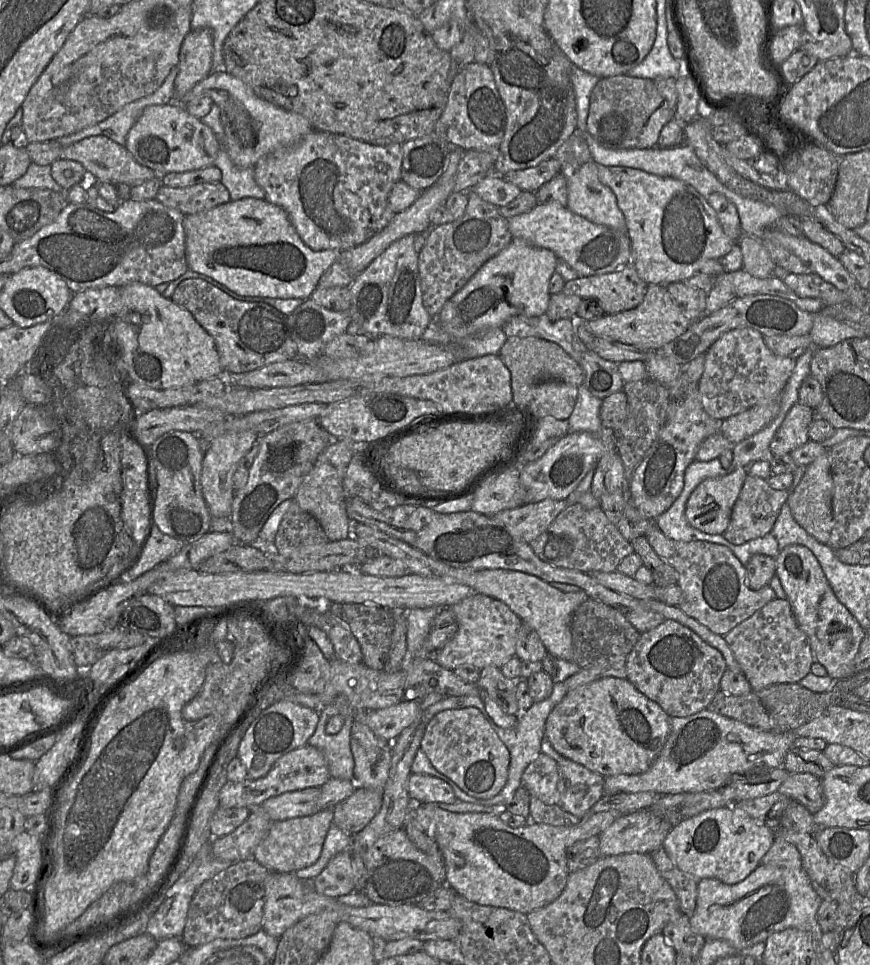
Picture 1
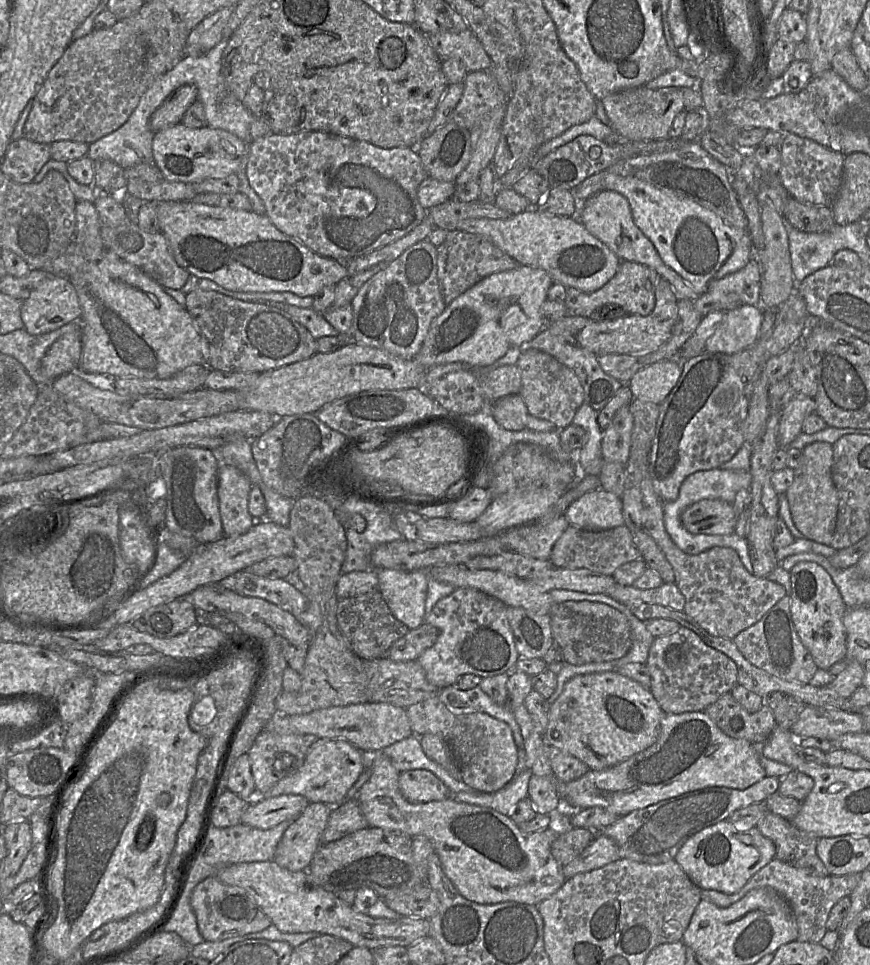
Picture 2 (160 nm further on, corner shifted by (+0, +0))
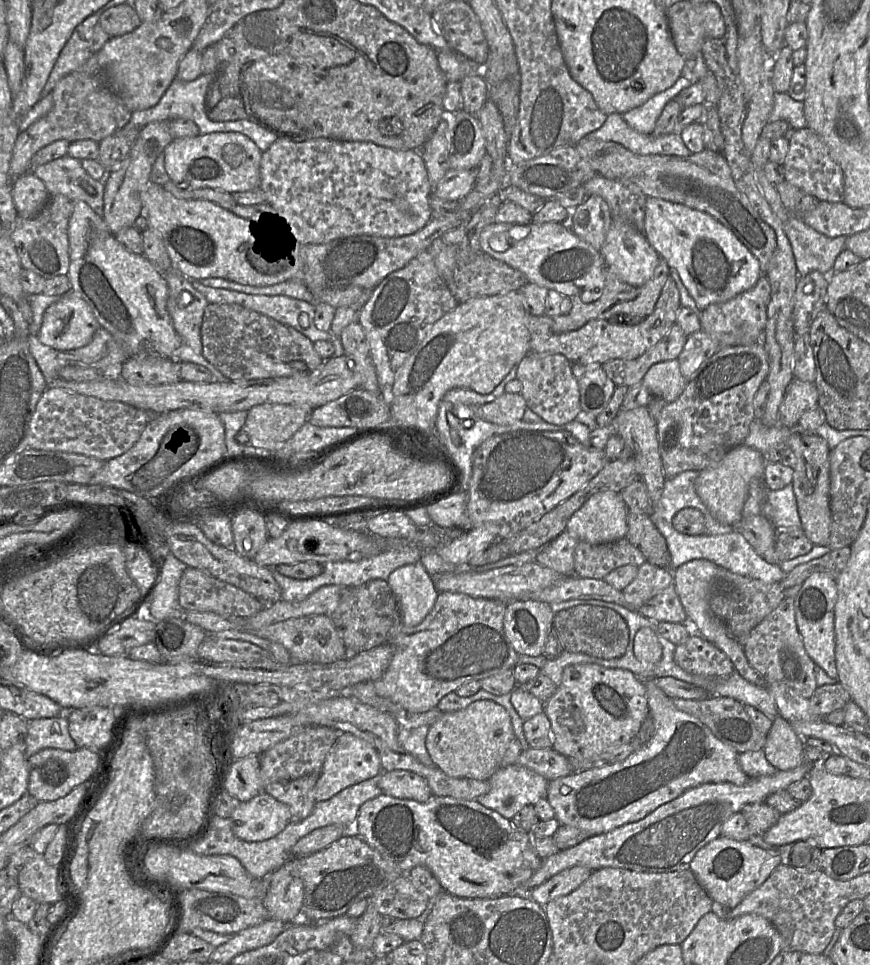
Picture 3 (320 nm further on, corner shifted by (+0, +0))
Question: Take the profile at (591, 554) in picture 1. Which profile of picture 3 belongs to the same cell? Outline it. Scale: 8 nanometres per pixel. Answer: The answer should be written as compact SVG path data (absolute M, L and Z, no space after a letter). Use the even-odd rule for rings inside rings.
M626 537L604 544L578 541L574 550L574 574L582 578L604 579L607 574L619 567L625 565L639 567L645 562L646 559L640 550L633 546Z

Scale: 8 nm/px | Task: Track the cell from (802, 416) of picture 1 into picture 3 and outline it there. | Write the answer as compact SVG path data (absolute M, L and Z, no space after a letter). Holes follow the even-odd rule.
M793 378L779 408L778 425L793 428L802 414L818 405L818 391L814 382Z

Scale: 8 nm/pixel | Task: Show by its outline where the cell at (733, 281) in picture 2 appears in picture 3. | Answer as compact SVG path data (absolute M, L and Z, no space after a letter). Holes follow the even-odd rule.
M762 274L753 288L723 302L710 304L699 312L701 329L707 333L719 348L750 345L763 342L767 322L767 305L770 300L770 284Z

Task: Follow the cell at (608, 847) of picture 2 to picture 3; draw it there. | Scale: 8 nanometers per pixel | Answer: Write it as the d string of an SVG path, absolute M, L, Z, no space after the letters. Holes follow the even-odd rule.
M583 866L565 869L533 889L528 897L545 906L548 902L576 890L591 874L592 871Z

